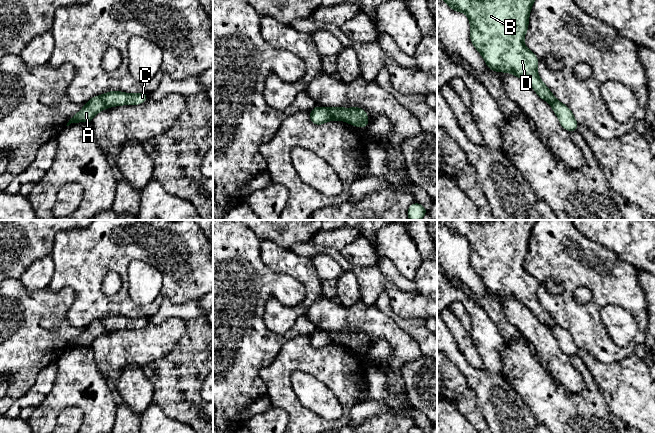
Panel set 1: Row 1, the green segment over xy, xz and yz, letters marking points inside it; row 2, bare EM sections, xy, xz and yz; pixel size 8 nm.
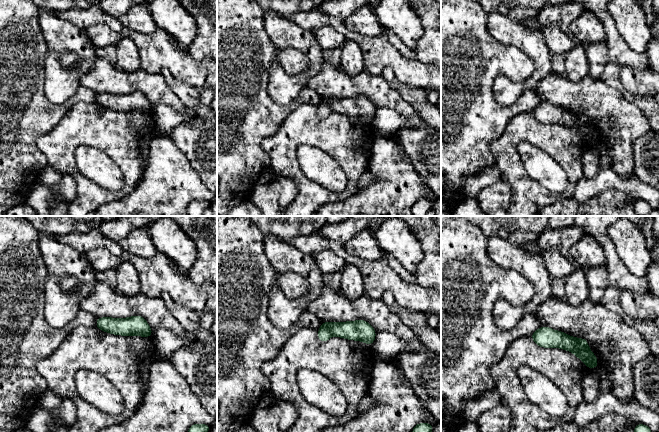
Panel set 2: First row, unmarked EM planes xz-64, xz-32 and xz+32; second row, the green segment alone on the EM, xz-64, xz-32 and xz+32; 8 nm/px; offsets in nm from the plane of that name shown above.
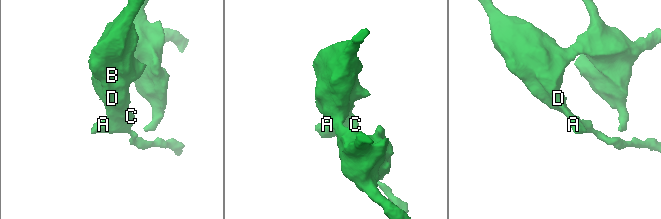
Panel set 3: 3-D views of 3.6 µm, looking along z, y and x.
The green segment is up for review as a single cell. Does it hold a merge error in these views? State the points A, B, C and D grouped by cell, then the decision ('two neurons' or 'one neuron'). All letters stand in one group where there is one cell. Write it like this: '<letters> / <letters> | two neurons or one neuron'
A / B C D | two neurons

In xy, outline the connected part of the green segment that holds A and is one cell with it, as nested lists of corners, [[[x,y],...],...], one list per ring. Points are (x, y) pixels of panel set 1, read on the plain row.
[[[95,320],[91,322],[81,333],[80,336],[76,337],[67,347],[66,350],[69,350],[71,347],[77,346],[88,346],[91,347],[93,341],[98,338],[100,335],[109,332],[100,320]]]

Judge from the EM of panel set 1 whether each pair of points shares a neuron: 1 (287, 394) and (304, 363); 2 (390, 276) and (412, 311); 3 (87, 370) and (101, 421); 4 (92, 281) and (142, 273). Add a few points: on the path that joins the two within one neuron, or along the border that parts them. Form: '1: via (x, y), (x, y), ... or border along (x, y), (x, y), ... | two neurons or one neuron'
1: via (286, 384), (286, 373), (294, 365) | one neuron
2: border along (381, 272), (396, 287), (405, 291), (417, 292) | two neurons
3: via (94, 383), (94, 387), (98, 391), (99, 408) | one neuron
4: border along (140, 259), (135, 259), (128, 267), (130, 298) | two neurons

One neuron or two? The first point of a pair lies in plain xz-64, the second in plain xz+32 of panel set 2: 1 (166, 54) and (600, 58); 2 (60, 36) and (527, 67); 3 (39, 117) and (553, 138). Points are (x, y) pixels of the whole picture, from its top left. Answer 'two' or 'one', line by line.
1: one
2: two
3: two

